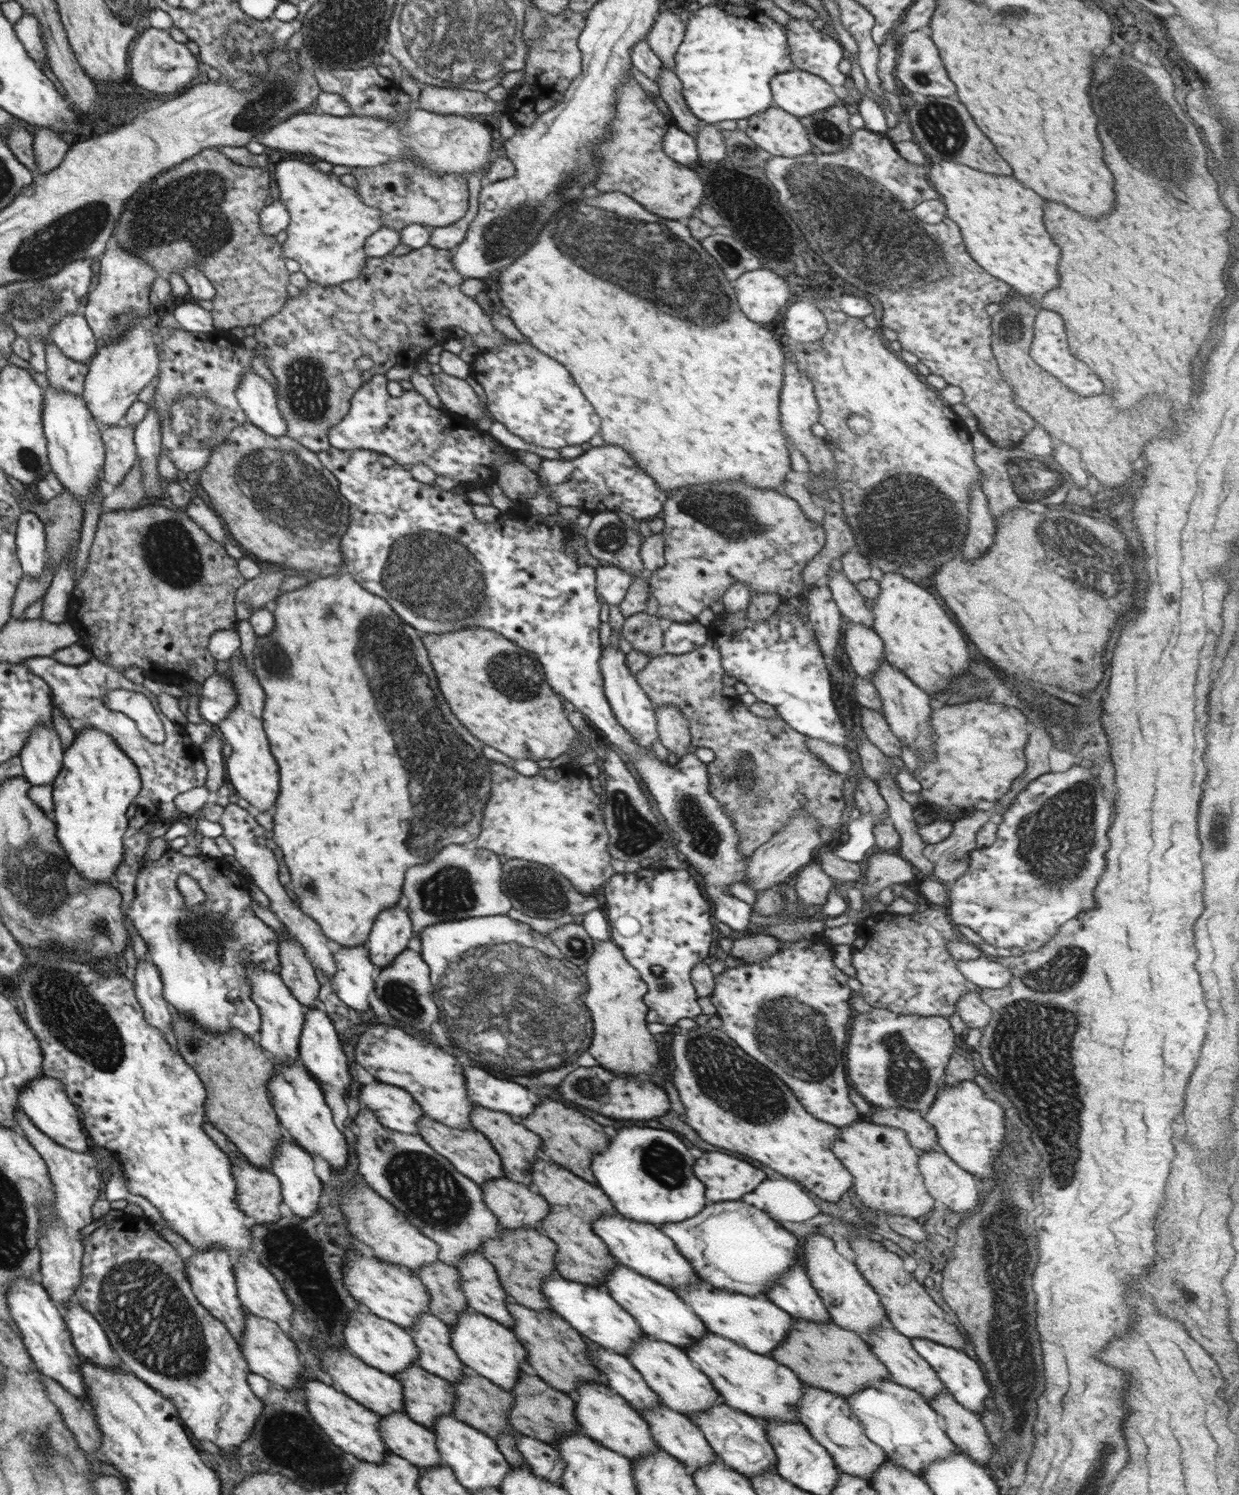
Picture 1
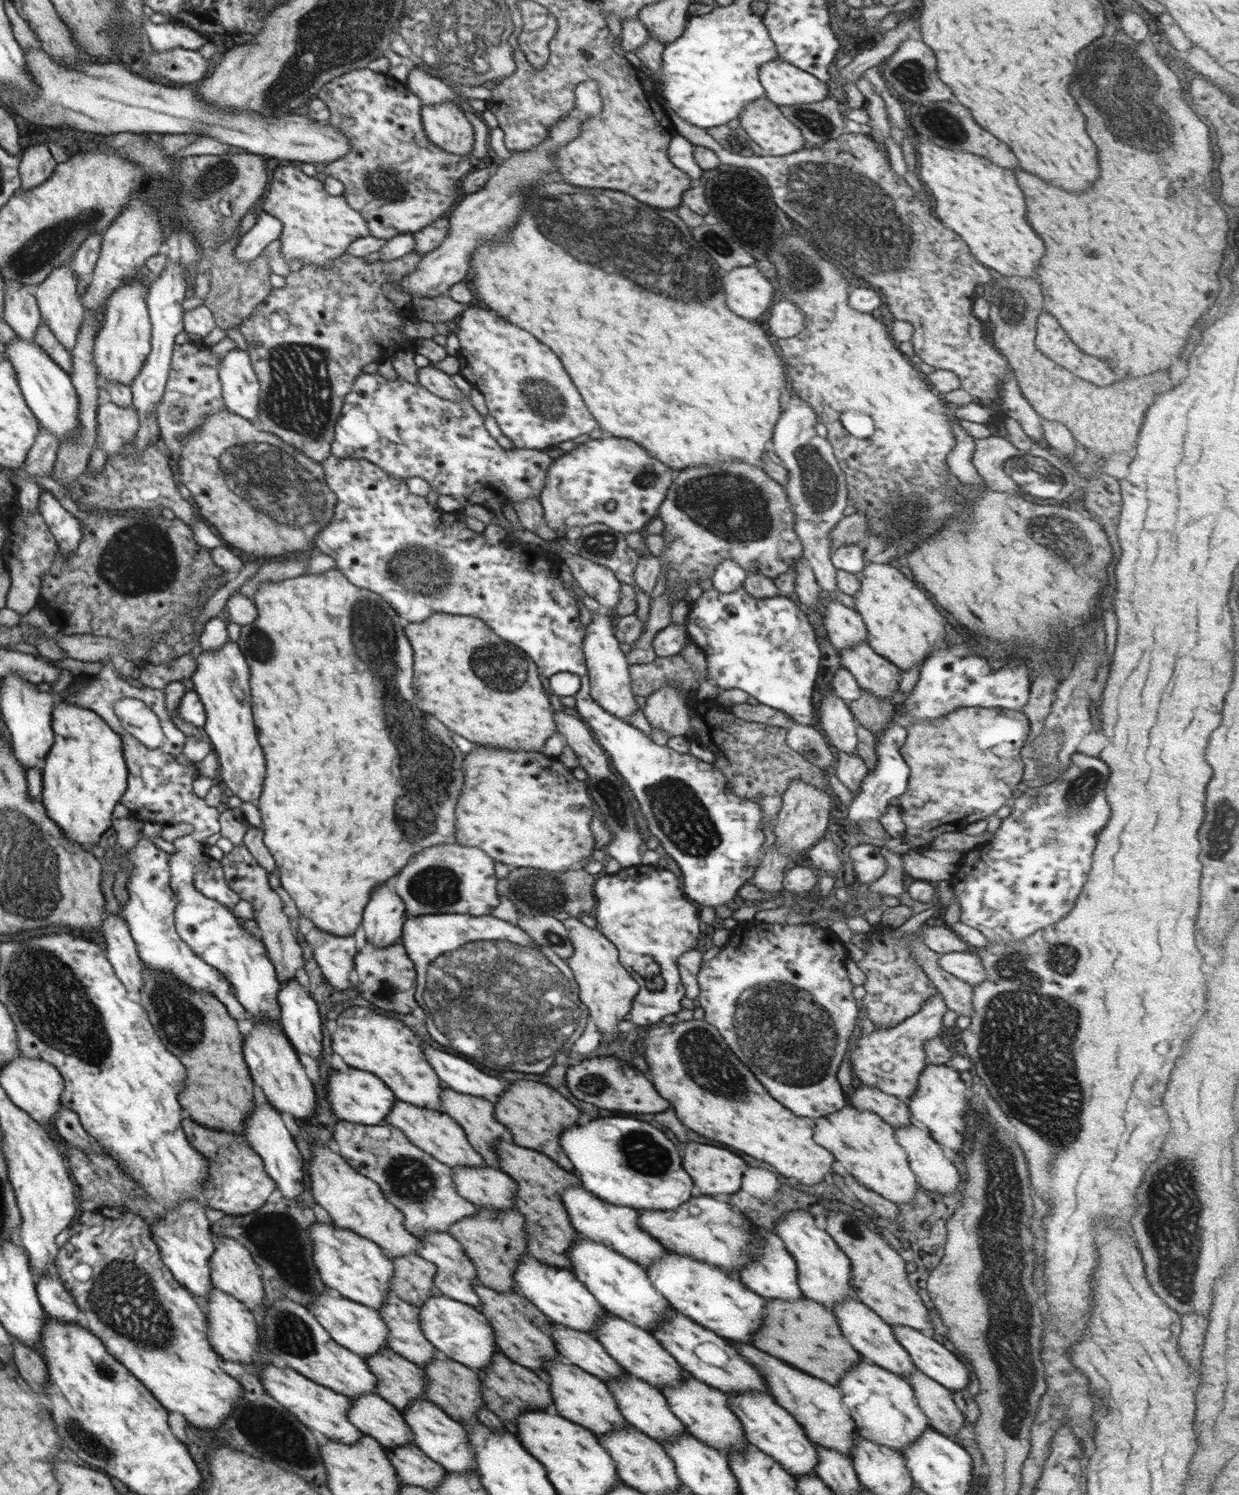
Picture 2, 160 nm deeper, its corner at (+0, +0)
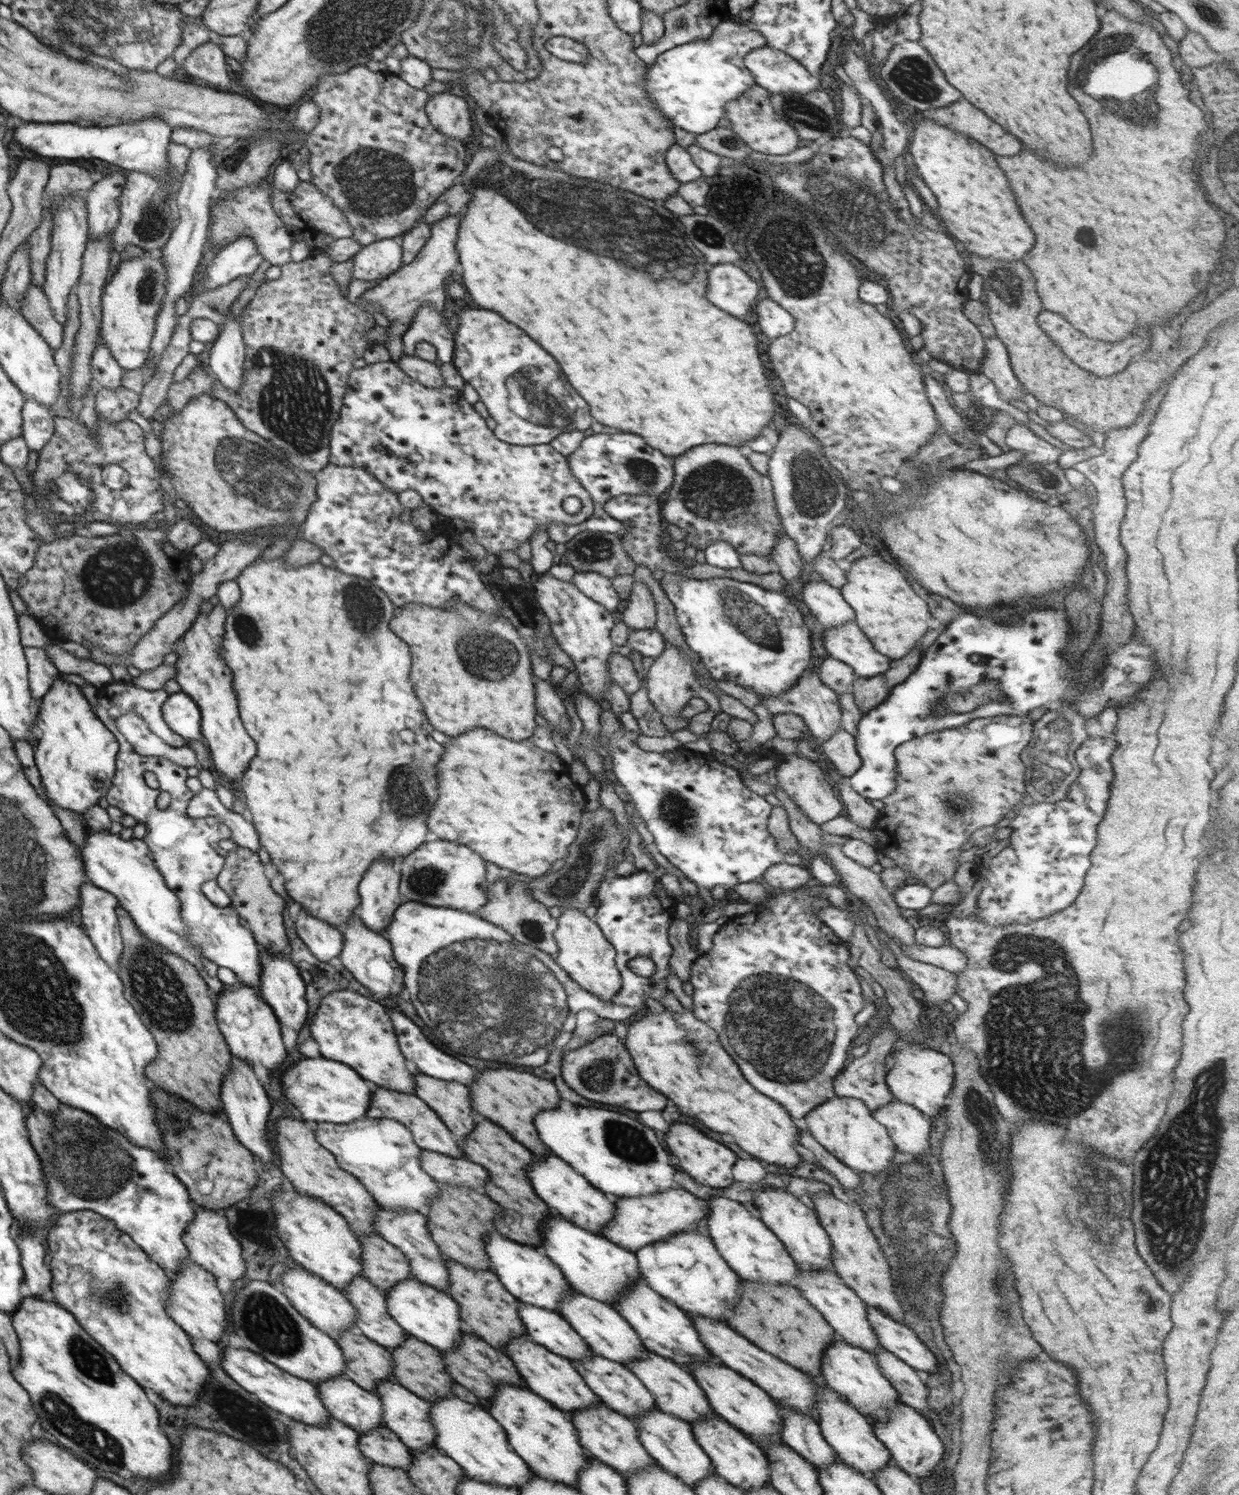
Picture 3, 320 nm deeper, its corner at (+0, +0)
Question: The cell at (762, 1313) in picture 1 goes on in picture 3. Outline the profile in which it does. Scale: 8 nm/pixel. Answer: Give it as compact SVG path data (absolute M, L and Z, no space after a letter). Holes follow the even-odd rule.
M703 1232L668 1236L666 1240L641 1247L635 1255L646 1284L684 1312L724 1322L726 1312L739 1303L741 1280Z

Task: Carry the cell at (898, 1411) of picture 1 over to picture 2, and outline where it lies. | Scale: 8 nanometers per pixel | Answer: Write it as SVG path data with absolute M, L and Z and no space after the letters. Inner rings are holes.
M862 1360L839 1380L841 1402L855 1420L857 1434L868 1440L892 1448L900 1454L930 1427L930 1419L918 1406L914 1389L902 1376L887 1371L877 1364Z

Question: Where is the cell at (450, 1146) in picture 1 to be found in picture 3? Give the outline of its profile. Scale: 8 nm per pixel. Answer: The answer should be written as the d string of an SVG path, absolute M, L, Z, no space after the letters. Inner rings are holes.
M373 1085L373 1097L365 1116L371 1119L384 1120L394 1119L406 1125L412 1133L414 1142L422 1149L434 1151L449 1157L466 1158L458 1142L453 1139L450 1129L442 1122L437 1112L430 1108L421 1098L415 1094L401 1093L395 1090Z

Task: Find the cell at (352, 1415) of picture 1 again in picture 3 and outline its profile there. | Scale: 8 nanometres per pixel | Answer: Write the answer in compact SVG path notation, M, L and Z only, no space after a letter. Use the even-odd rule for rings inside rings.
M229 1345L224 1346L222 1353L221 1363L225 1373L246 1392L254 1394L267 1407L289 1416L294 1421L312 1426L322 1426L327 1423L328 1419L332 1418L317 1395L314 1383L298 1378L289 1372L284 1372L263 1356L248 1350L236 1349Z

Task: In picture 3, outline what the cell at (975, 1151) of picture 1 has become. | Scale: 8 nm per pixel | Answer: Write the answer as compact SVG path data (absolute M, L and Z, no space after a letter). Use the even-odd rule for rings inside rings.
M904 1040L896 1043L890 1053L893 1056L893 1065L886 1072L885 1083L894 1098L911 1104L928 1118L944 1112L955 1077L951 1058L926 1043L911 1043Z

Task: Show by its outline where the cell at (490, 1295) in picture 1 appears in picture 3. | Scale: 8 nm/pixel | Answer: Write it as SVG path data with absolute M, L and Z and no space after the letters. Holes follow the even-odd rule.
M386 1208L378 1209L374 1214L374 1228L383 1240L400 1249L409 1260L412 1277L422 1284L432 1286L438 1290L447 1292L450 1287L450 1273L446 1267L448 1258L438 1249L438 1245L432 1241L432 1233L428 1228L427 1218L418 1212L392 1212Z

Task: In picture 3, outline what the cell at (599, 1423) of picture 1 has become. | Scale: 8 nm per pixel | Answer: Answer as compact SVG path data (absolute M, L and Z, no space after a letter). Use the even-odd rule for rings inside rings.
M527 1336L510 1339L510 1344L506 1346L504 1354L508 1355L508 1358L515 1364L526 1387L566 1414L572 1411L584 1411L585 1408L593 1407L596 1403L602 1403L602 1400L573 1367L570 1359L553 1354L544 1346L530 1341Z

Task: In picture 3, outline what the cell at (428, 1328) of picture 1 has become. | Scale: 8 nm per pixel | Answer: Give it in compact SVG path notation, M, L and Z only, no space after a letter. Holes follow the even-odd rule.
M365 1278L352 1280L343 1292L355 1308L355 1330L388 1350L406 1342L408 1333L390 1316L385 1292Z

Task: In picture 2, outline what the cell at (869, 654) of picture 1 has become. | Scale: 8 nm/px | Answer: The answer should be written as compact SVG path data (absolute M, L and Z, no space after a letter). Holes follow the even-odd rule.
M829 597L822 600L821 610L827 637L834 648L849 649L859 642L867 642L866 625L859 612Z

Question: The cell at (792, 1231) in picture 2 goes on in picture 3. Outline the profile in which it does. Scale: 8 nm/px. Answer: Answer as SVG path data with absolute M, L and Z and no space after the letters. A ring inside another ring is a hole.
M773 1187L761 1188L755 1194L755 1202L760 1211L759 1220L762 1220L762 1223L782 1242L798 1269L802 1272L834 1271L833 1256L831 1256L832 1241L819 1224L814 1209L808 1208L786 1189Z

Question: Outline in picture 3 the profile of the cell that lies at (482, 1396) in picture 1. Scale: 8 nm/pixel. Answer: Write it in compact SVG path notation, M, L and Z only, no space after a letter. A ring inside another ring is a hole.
M408 1334L406 1342L402 1346L398 1346L398 1348L392 1349L390 1355L391 1372L393 1372L394 1380L416 1396L434 1402L436 1399L454 1395L453 1392L457 1384L453 1382L453 1378L446 1370L440 1350Z

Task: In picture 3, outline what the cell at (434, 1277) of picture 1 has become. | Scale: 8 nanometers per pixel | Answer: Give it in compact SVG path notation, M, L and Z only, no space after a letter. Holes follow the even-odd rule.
M359 1236L362 1245L362 1269L364 1278L372 1285L388 1292L402 1280L414 1279L409 1260L400 1249L380 1236Z

